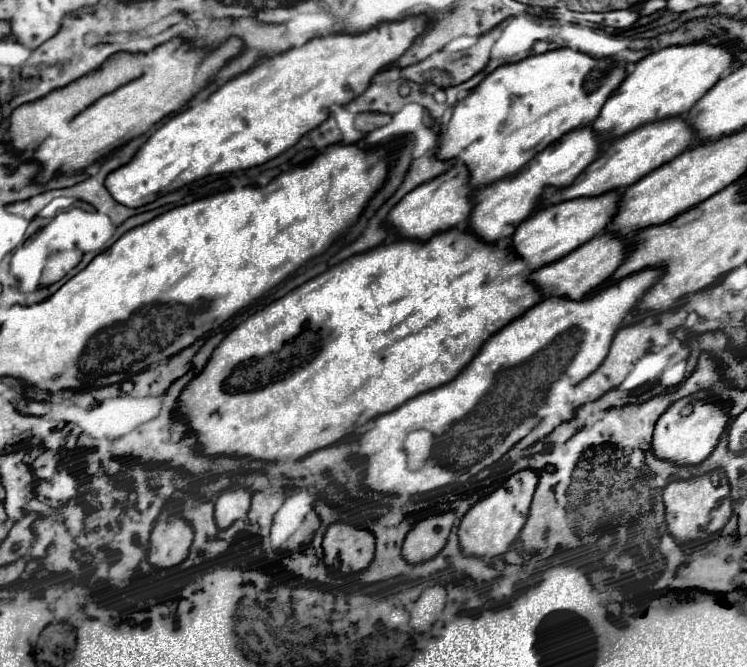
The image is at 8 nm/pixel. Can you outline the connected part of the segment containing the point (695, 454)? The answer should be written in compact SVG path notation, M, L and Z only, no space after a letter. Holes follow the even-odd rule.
M696 392L688 398L674 402L656 422L654 436L652 436L652 454L660 460L672 462L676 466L698 466L702 464L712 450L716 448L726 424L728 424L728 410L730 406L714 404L708 398L708 392ZM690 404L692 412L688 416L680 416L682 406Z

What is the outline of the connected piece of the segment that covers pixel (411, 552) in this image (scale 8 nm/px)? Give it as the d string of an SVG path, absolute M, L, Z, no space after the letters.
M452 512L426 518L418 522L402 544L402 556L410 564L418 564L434 558L446 544L454 516Z

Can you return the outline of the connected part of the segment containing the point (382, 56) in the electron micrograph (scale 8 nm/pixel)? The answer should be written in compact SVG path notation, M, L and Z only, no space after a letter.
M410 16L400 22L384 22L372 28L370 32L362 32L362 34L352 34L352 36L334 34L334 36L314 38L300 48L292 48L270 60L260 62L248 72L228 80L206 100L186 108L184 112L164 122L138 148L138 152L126 166L120 166L118 170L112 170L106 176L106 190L110 190L110 196L118 204L128 208L140 208L204 176L246 170L276 158L278 154L294 146L306 132L320 126L328 118L330 106L348 104L350 98L362 94L362 90L370 86L372 76L394 64L396 58L400 58L410 48L410 44L424 32L424 28L426 28L424 16Z

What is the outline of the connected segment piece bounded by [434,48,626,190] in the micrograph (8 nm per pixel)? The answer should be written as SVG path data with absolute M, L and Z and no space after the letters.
M556 48L516 64L504 64L454 106L434 156L462 162L470 172L468 184L474 190L488 186L518 172L560 136L590 126L606 98L624 78L624 62L612 58L596 60L570 48Z

